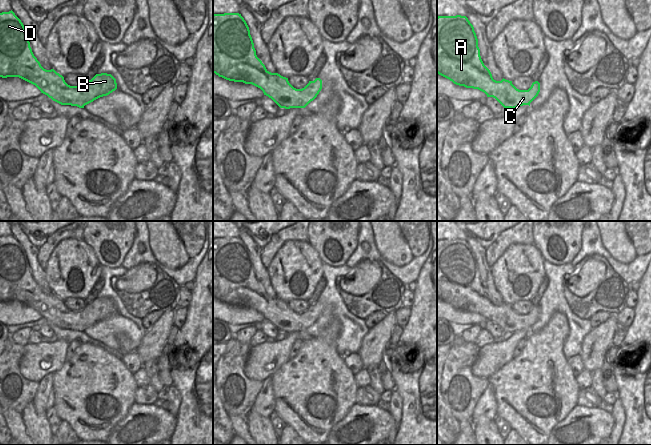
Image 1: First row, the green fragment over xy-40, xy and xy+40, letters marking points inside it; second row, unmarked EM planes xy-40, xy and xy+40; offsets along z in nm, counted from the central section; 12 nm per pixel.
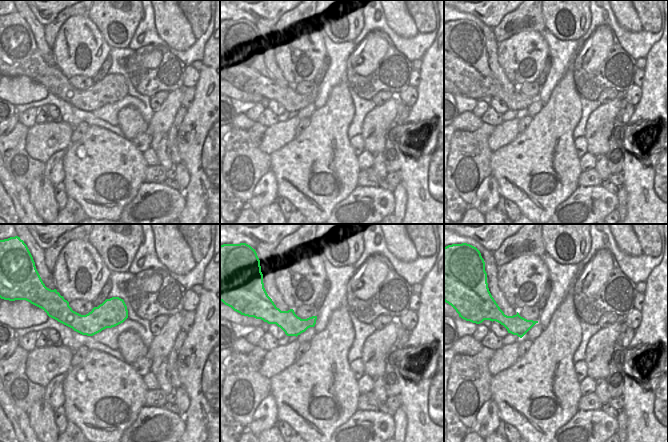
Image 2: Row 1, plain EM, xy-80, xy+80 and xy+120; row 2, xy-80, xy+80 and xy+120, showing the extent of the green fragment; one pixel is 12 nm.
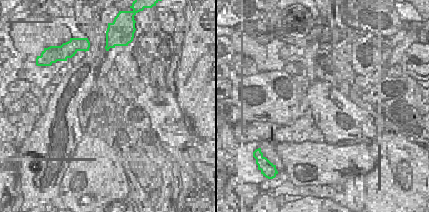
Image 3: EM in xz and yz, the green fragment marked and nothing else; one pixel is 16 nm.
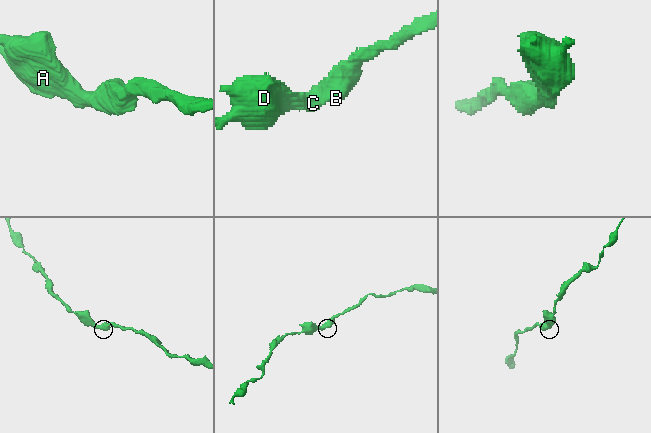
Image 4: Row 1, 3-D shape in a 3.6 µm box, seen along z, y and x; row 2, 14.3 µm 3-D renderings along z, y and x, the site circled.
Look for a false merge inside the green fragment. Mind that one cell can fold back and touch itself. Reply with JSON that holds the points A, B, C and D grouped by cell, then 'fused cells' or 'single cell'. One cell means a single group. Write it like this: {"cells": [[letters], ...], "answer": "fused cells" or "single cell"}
{"cells": [["A", "B", "C", "D"]], "answer": "single cell"}

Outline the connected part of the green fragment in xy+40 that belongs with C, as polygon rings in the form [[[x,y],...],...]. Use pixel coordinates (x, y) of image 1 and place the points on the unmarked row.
[[[438,240],[437,241],[437,297],[454,308],[466,312],[478,313],[487,321],[495,322],[504,332],[517,332],[529,329],[540,316],[540,307],[535,305],[528,314],[519,314],[512,305],[493,303],[490,294],[484,289],[478,263],[473,249],[466,240]]]

